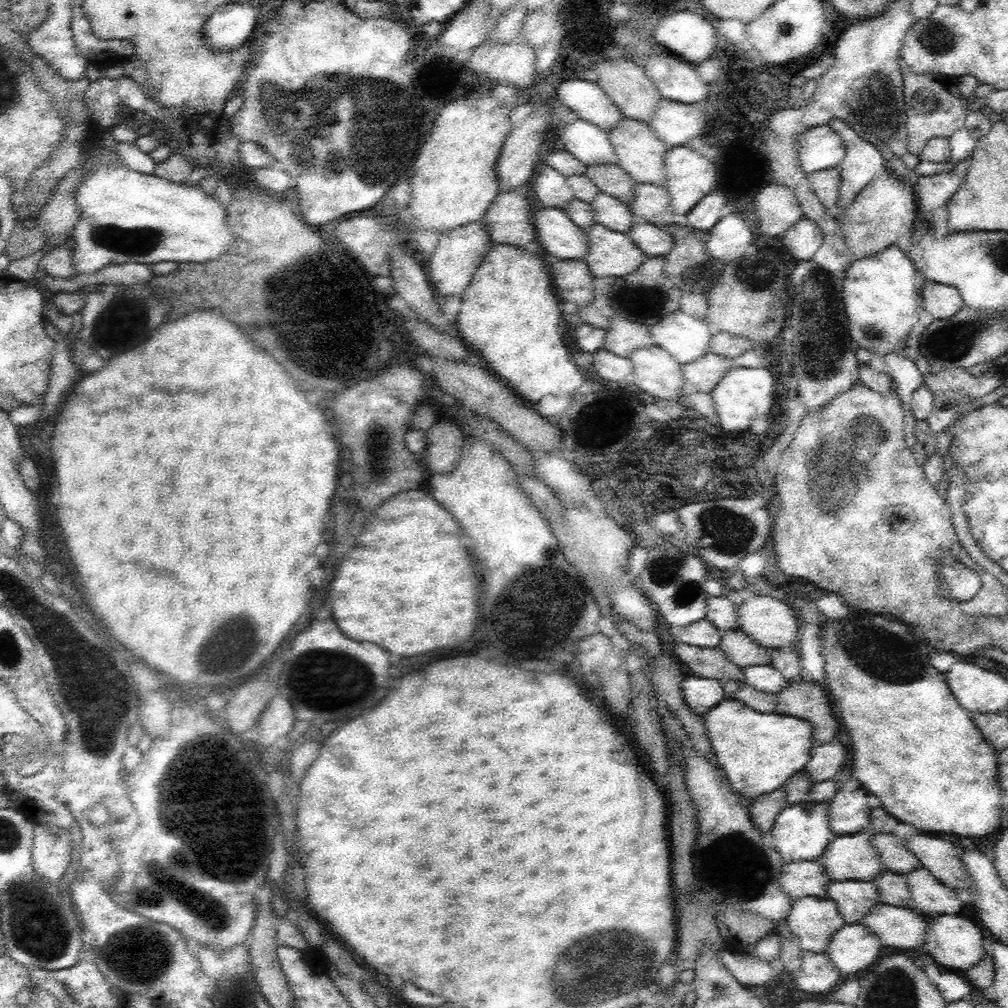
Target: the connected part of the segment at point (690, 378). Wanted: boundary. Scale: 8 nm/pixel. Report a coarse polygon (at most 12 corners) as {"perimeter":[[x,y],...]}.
{"perimeter":[[706,352],[684,368],[686,388],[714,392],[732,358]]}

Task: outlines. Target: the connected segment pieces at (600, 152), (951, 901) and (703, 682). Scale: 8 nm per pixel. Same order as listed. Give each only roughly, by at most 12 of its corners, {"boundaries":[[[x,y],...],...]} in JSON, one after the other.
{"boundaries":[[[564,118],[560,140],[588,168],[618,164],[610,132]],[[924,866],[906,874],[912,910],[960,914],[966,906]],[[688,676],[684,700],[698,716],[724,702],[718,680]]]}

